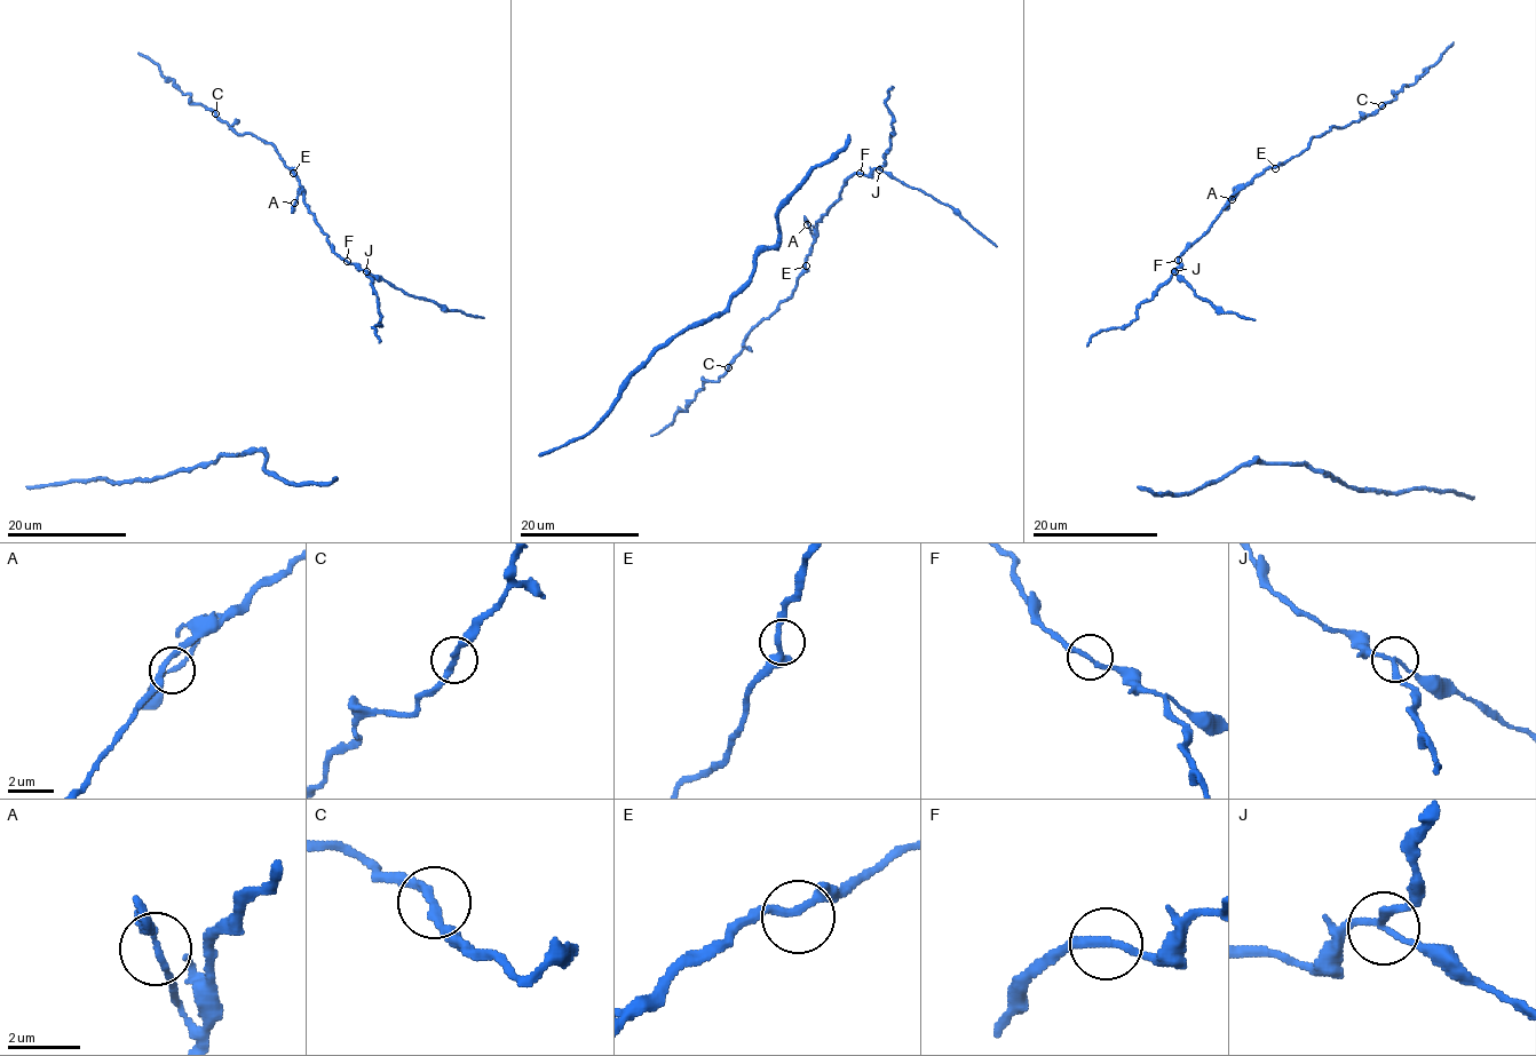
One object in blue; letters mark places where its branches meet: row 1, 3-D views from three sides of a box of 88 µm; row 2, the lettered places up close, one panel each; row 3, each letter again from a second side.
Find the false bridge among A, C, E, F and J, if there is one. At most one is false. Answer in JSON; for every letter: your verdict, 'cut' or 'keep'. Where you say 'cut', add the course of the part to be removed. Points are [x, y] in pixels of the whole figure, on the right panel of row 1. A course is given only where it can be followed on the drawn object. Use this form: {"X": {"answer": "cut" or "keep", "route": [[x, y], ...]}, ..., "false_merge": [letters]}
{"A": {"answer": "keep"}, "C": {"answer": "keep"}, "E": {"answer": "keep"}, "F": {"answer": "keep"}, "J": {"answer": "cut", "route": [[1173, 271], [1197, 296], [1222, 311], [1235, 311], [1255, 319]]}, "false_merge": ["J"]}

